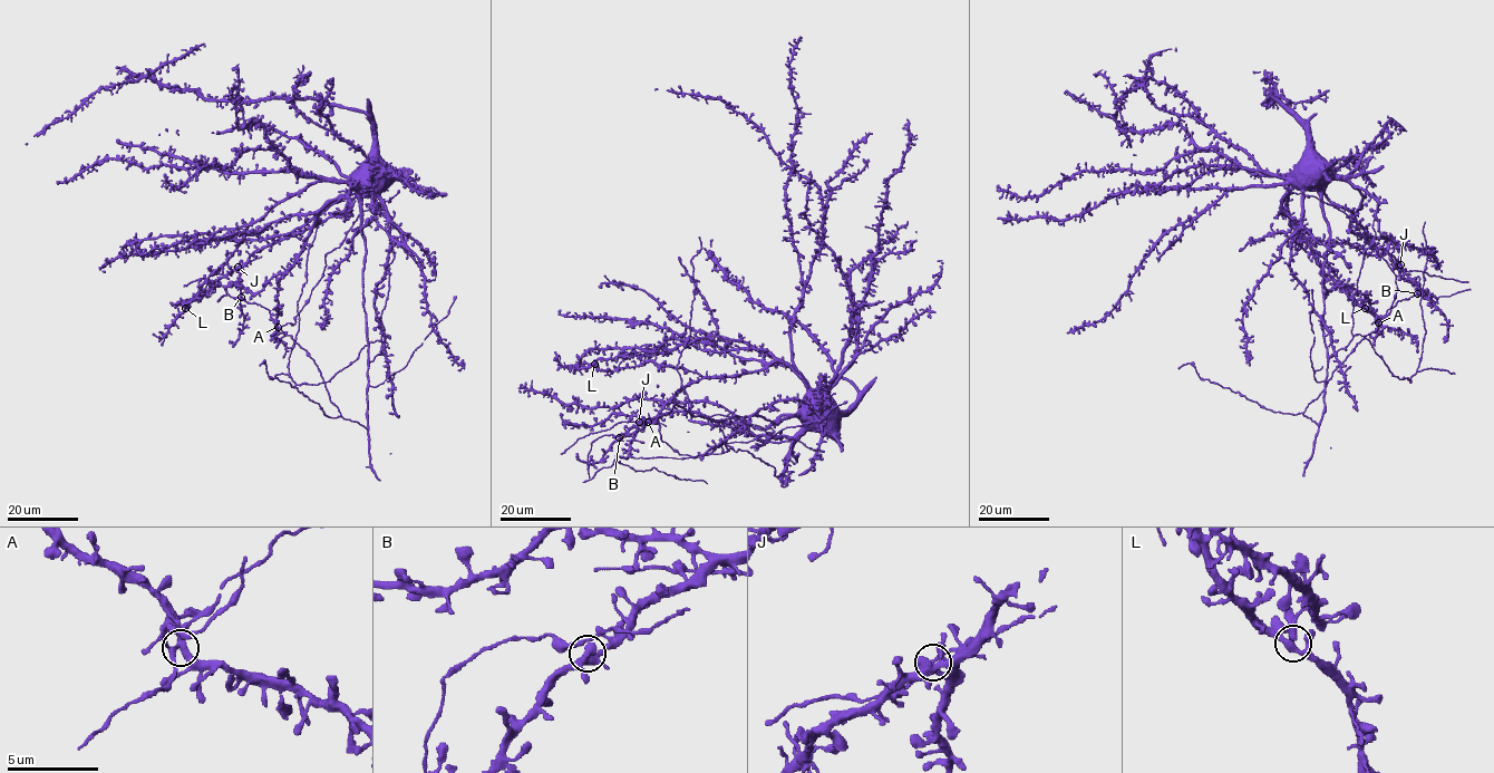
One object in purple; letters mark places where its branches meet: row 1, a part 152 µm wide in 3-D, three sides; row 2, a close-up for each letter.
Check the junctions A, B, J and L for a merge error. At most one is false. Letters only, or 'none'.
none

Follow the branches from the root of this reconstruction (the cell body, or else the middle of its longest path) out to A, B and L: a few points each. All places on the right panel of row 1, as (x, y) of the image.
A: (1291, 180), (1297, 185), (1287, 191), (1284, 212), (1299, 226), (1322, 270), (1375, 313), (1378, 322)
B: (1291, 180), (1318, 186), (1334, 203), (1352, 210), (1365, 229), (1366, 237), (1404, 271), (1417, 287), (1417, 293)
L: (1291, 180), (1288, 205), (1298, 235), (1327, 260), (1349, 295), (1365, 308)

